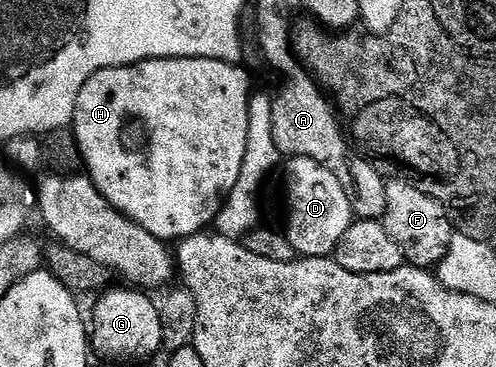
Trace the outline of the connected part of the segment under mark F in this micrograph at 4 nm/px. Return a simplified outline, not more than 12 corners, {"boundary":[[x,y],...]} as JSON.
{"boundary":[[389,178],[382,222],[405,264],[439,267],[454,234],[448,209]]}

